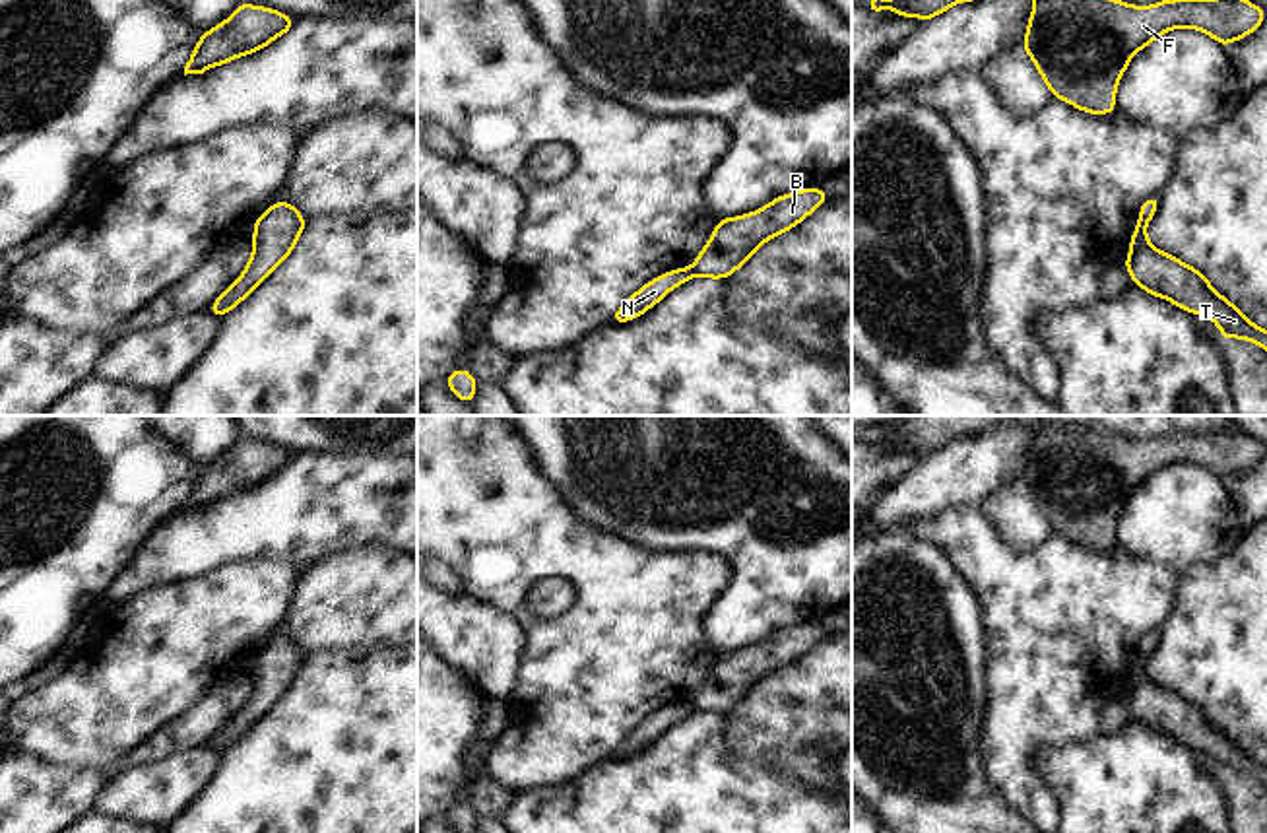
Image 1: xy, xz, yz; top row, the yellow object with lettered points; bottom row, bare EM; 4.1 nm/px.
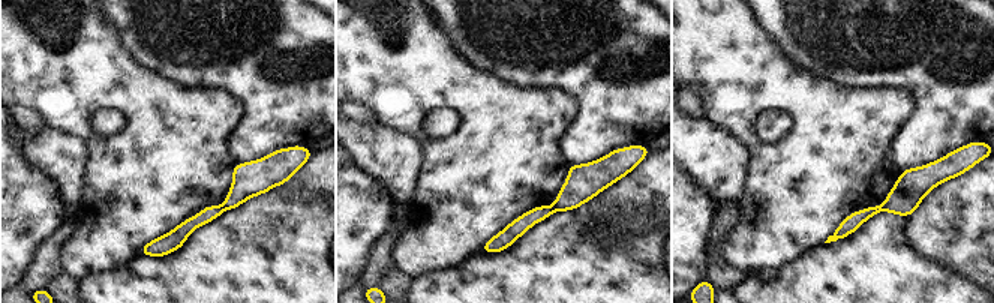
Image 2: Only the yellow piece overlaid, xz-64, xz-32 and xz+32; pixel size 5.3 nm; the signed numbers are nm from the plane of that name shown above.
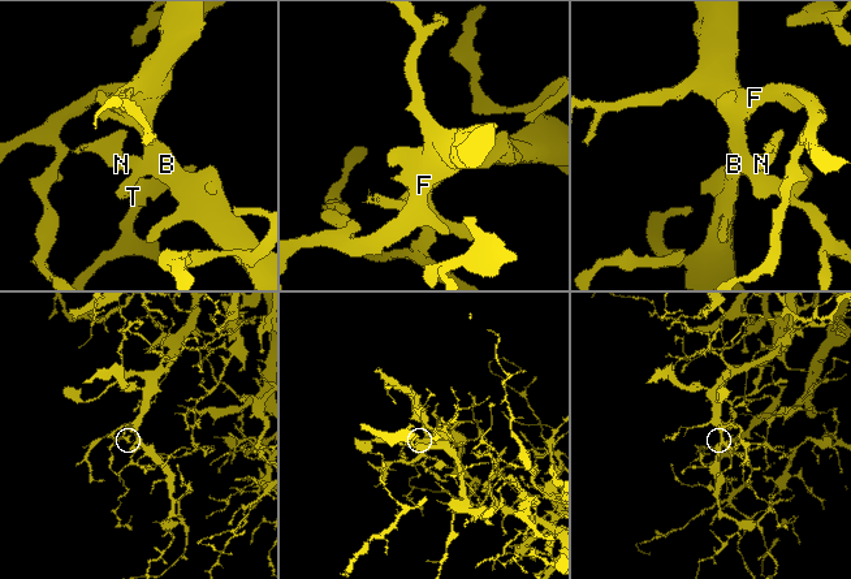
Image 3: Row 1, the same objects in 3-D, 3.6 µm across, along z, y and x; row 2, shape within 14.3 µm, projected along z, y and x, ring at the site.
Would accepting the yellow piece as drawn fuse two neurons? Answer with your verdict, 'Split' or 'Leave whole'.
Split

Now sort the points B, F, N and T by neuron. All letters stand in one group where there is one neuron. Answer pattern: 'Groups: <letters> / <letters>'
Groups: B F T / N

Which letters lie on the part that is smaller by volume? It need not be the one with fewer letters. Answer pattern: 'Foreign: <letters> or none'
Foreign: N

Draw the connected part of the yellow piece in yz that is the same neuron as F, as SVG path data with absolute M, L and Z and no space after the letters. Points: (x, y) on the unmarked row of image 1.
M914 416L891 435L871 429L867 443L881 449L889 441L900 452L927 458L958 437L1017 423L1034 433L1023 485L1052 532L1087 550L1116 550L1116 526L1131 493L1164 468L1189 462L1226 482L1259 464L1267 450L1236 427L1133 441L1040 416Z

